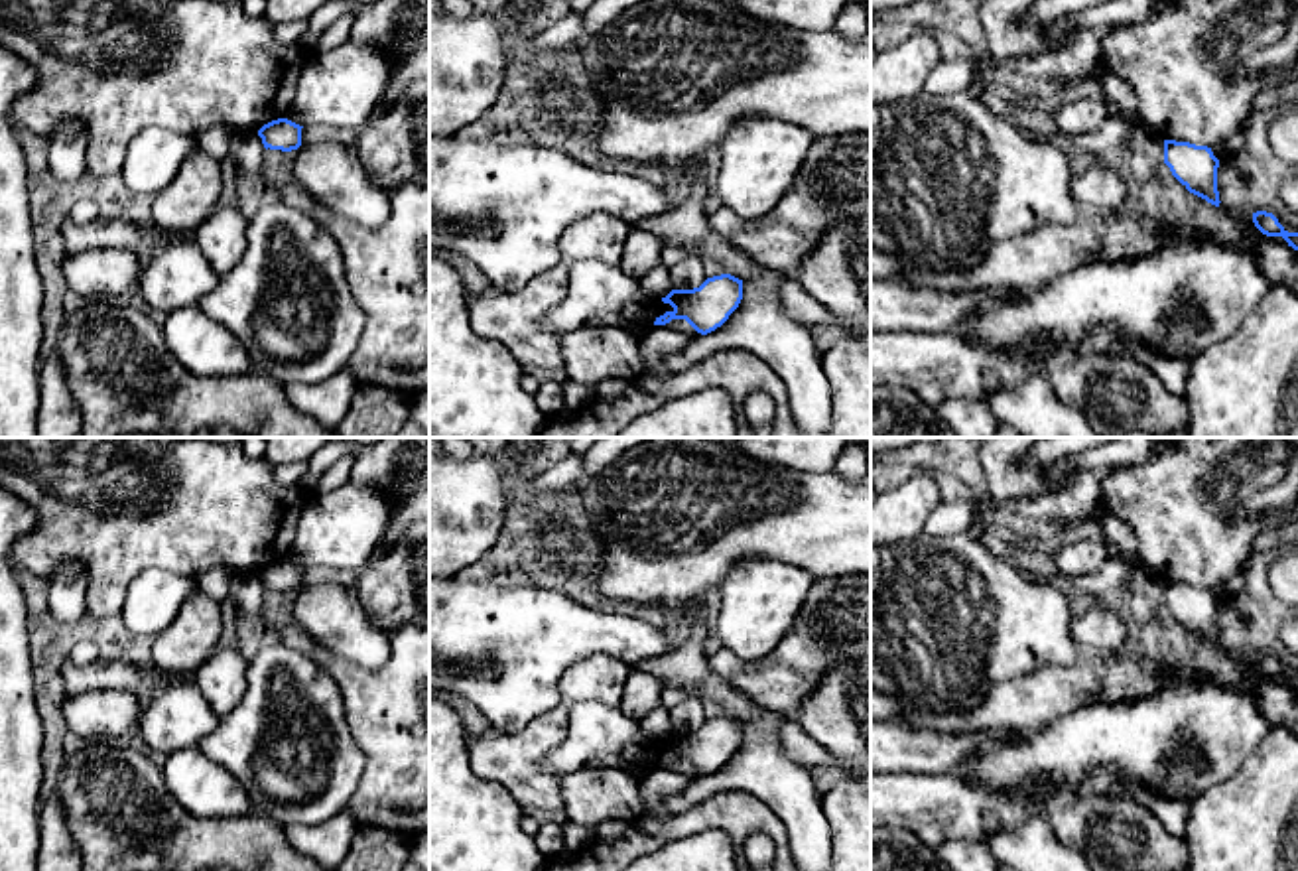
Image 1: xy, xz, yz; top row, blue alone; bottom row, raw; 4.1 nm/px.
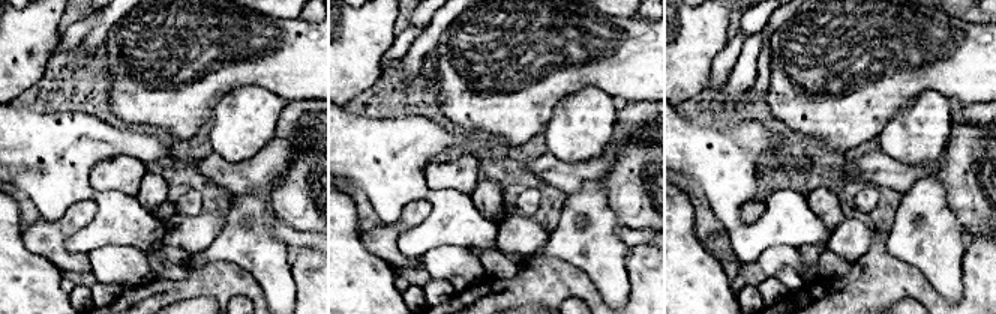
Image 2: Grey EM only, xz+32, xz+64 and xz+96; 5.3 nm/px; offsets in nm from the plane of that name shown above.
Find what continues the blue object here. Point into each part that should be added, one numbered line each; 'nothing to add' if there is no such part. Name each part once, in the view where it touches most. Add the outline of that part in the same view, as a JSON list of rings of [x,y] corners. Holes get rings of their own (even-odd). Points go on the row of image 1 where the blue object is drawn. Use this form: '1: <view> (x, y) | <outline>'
nothing to add

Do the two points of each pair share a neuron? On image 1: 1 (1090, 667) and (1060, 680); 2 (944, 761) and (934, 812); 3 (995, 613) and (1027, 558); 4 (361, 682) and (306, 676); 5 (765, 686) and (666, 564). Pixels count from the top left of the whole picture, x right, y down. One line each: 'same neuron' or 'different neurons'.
1: same neuron
2: different neurons
3: different neurons
4: different neurons
5: different neurons

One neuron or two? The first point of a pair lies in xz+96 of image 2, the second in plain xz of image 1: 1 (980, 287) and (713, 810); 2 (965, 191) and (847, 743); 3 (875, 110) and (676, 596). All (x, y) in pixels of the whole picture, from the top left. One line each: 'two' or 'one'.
1: one
2: one
3: one

